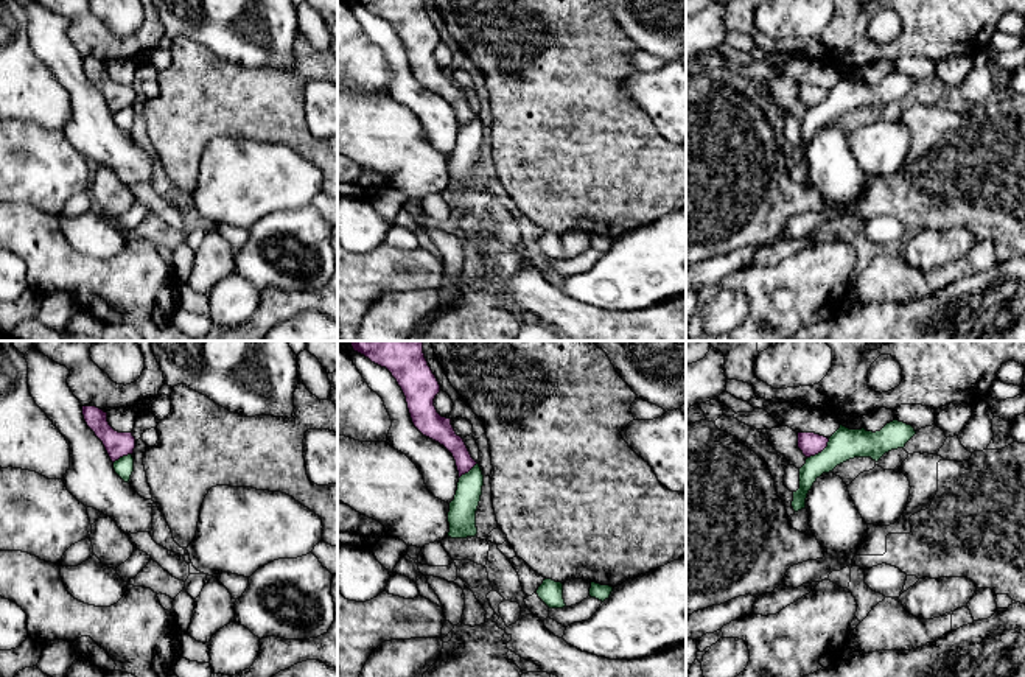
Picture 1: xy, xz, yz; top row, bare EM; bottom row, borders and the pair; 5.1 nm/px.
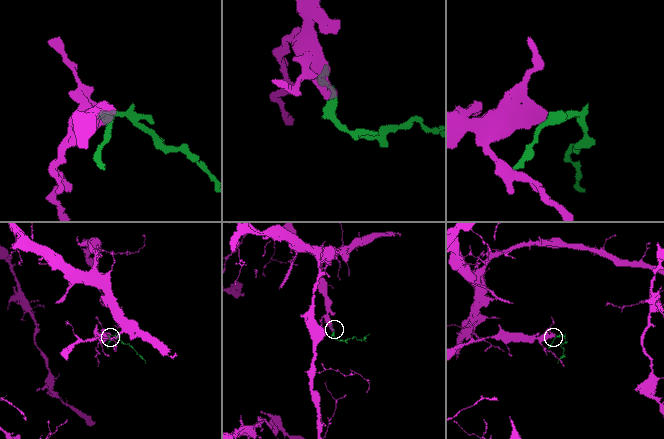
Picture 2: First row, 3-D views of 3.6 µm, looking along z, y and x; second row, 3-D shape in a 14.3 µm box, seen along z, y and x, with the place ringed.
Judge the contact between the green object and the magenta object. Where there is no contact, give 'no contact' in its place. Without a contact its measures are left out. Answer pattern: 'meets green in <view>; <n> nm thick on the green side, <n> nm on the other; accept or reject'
meets green in yz; 170 nm thick on the green side, 120 nm on the other; reject

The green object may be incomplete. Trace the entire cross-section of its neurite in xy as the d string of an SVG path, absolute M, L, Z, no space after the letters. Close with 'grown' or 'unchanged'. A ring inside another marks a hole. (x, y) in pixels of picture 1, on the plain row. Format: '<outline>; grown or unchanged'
M132 106L123 107L114 114L115 125L124 132L129 134L134 123L134 109Z; unchanged

